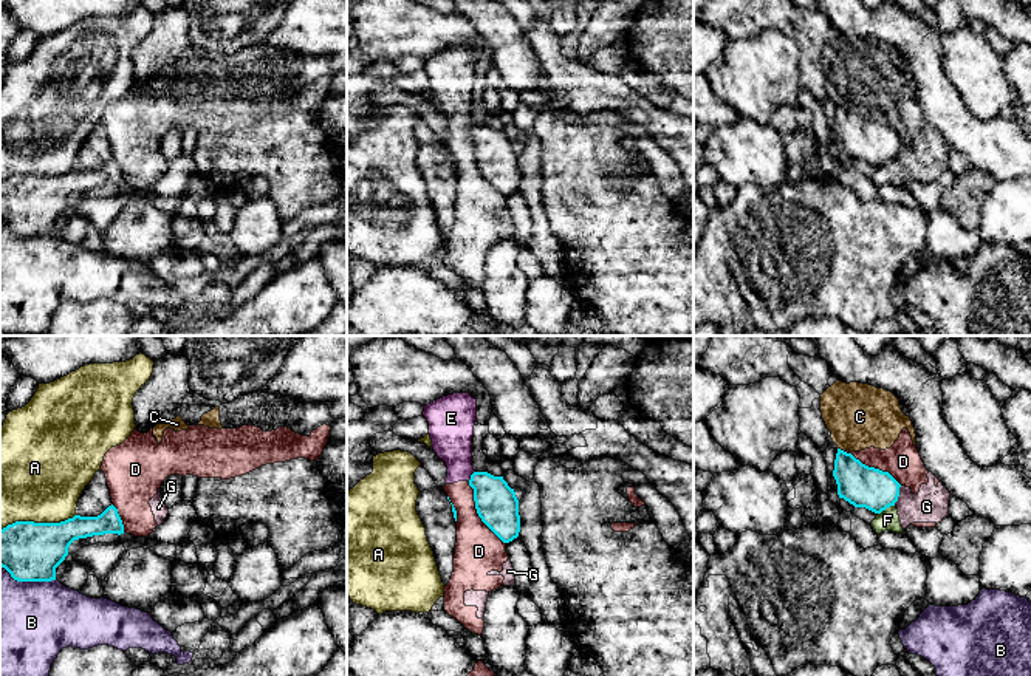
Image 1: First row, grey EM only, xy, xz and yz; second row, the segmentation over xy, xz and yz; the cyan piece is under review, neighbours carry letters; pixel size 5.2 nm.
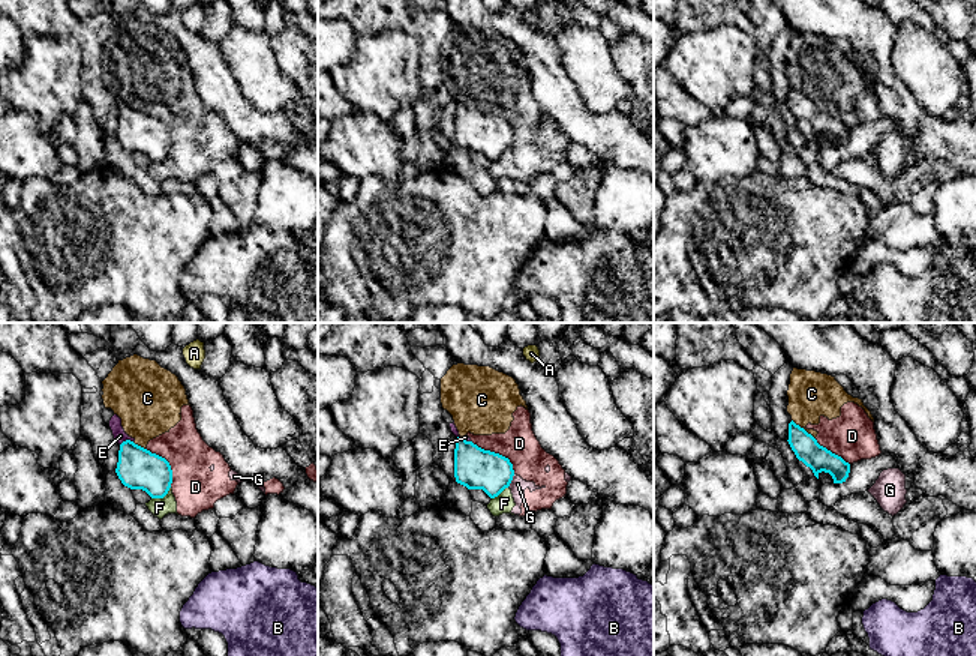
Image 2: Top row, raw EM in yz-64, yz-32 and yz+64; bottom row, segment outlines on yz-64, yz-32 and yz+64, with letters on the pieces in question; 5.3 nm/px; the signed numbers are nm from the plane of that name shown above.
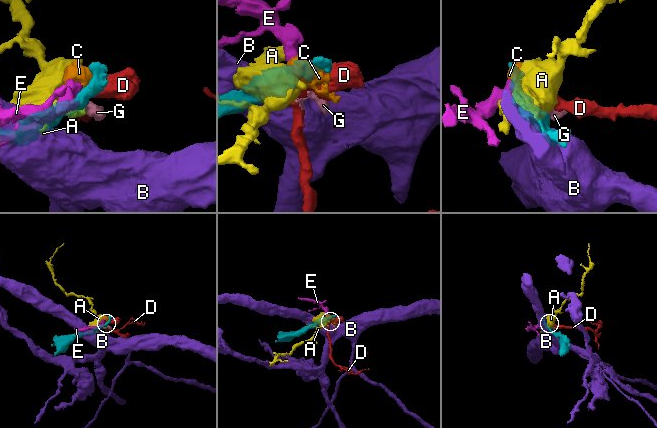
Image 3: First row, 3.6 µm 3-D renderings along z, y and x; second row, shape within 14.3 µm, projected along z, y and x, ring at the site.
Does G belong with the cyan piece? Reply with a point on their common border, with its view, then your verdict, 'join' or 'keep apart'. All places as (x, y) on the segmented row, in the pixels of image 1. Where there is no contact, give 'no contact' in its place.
meets cyan in yz at (898, 495); keep apart

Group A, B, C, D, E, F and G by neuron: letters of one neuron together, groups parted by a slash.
A / B / C D E F G

